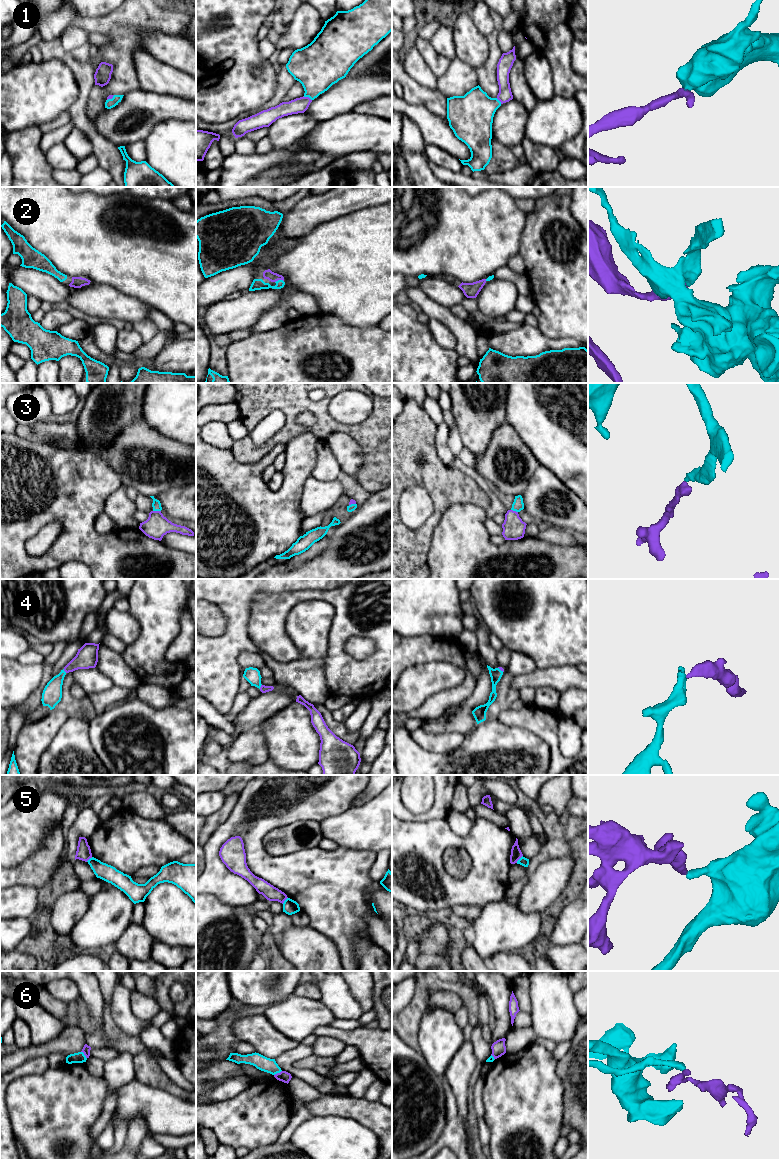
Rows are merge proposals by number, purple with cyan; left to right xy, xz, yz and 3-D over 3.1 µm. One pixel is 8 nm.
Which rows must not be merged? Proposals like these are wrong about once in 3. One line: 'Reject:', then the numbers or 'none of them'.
Reject: 5, 6

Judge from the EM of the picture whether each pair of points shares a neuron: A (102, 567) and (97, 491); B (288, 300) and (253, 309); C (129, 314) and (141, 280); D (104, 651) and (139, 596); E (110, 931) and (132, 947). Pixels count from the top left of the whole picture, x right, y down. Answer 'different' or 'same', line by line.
A: same
B: different
C: different
D: different
E: different

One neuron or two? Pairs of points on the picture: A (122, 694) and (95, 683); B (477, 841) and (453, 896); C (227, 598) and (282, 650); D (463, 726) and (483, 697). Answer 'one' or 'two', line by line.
A: two
B: one
C: two
D: one

